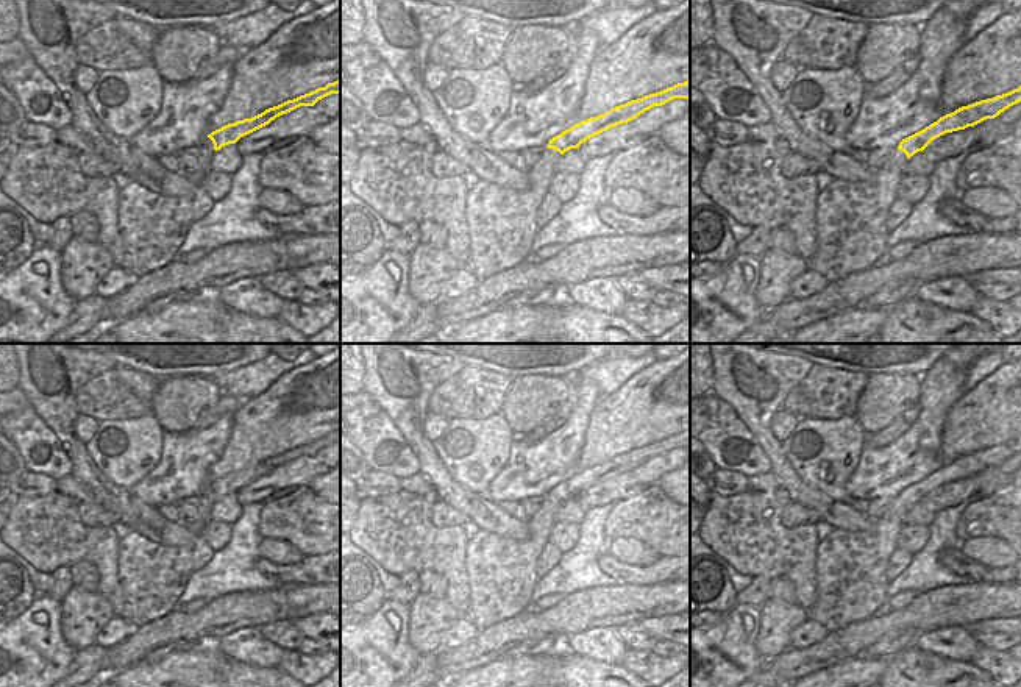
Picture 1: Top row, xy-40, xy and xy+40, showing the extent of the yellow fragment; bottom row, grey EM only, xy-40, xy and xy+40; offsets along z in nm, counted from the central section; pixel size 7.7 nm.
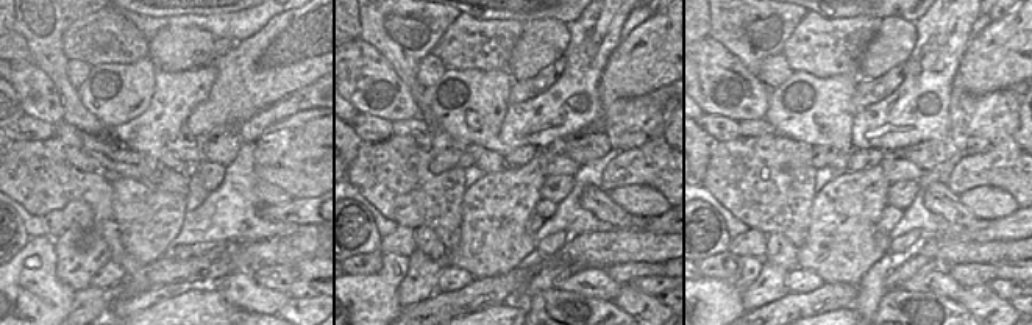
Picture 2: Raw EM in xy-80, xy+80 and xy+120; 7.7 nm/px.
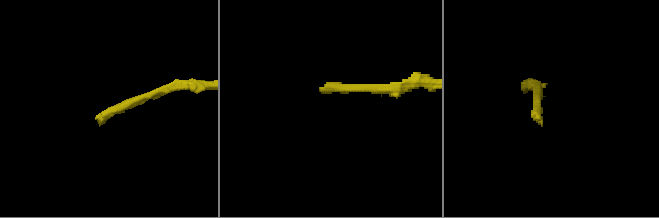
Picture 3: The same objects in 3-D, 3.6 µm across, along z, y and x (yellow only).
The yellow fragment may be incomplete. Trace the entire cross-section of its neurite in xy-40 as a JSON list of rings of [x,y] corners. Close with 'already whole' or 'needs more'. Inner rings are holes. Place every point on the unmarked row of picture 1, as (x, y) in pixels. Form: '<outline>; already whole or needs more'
[[[340,429],[328,432],[325,437],[318,437],[293,450],[287,450],[278,456],[269,457],[251,468],[237,470],[212,481],[201,492],[197,515],[194,518],[186,518],[184,523],[195,536],[201,534],[205,525],[211,520],[211,509],[217,500],[225,495],[236,493],[240,487],[269,475],[276,467],[287,464],[300,456],[314,456],[318,450],[331,443],[340,443]]]; needs more

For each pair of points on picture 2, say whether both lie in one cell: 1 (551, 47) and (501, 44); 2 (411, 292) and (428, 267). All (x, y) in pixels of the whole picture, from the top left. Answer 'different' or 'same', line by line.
1: different
2: same

